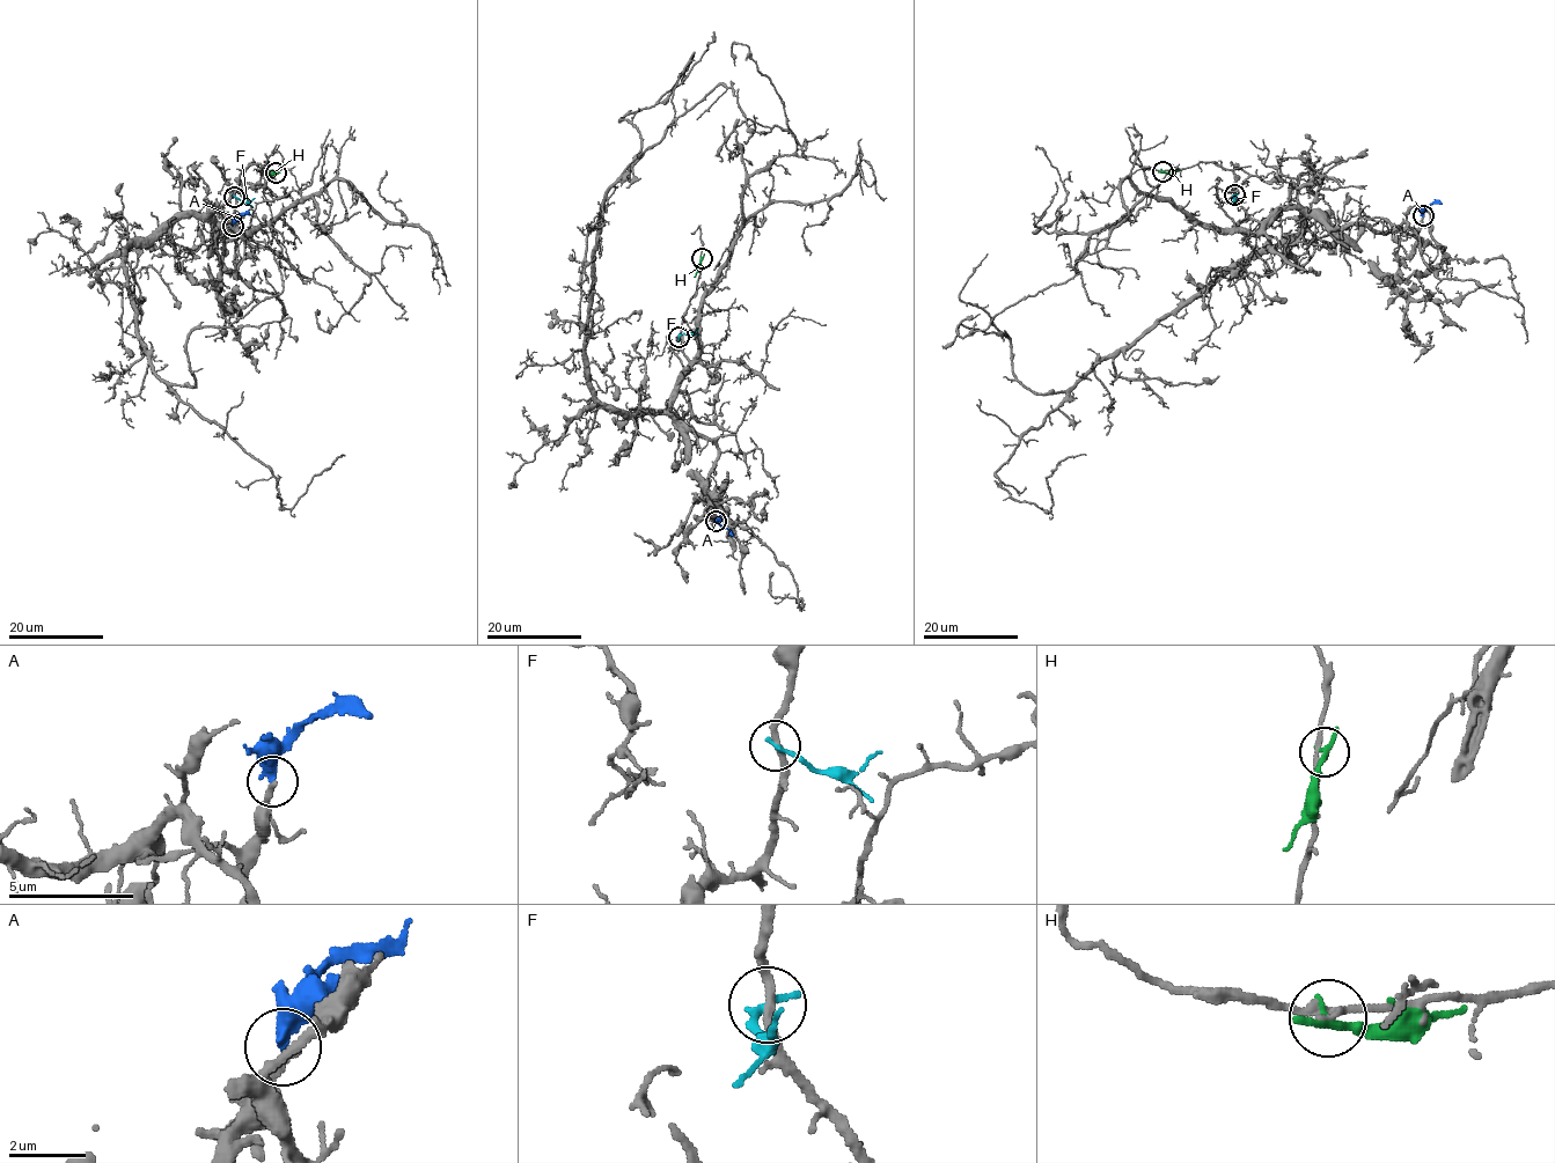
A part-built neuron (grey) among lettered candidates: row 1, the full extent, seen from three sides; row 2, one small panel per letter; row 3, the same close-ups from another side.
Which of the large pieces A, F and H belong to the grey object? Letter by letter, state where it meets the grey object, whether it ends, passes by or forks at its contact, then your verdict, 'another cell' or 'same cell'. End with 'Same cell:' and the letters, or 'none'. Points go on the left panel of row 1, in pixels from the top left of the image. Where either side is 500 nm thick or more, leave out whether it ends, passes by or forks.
A: meets grey at (233, 226); it ends there; another cell
F: meets grey at (234, 197); it ends there; another cell
H: meets grey at (276, 173); it ends there; another cell
Same cell: none

